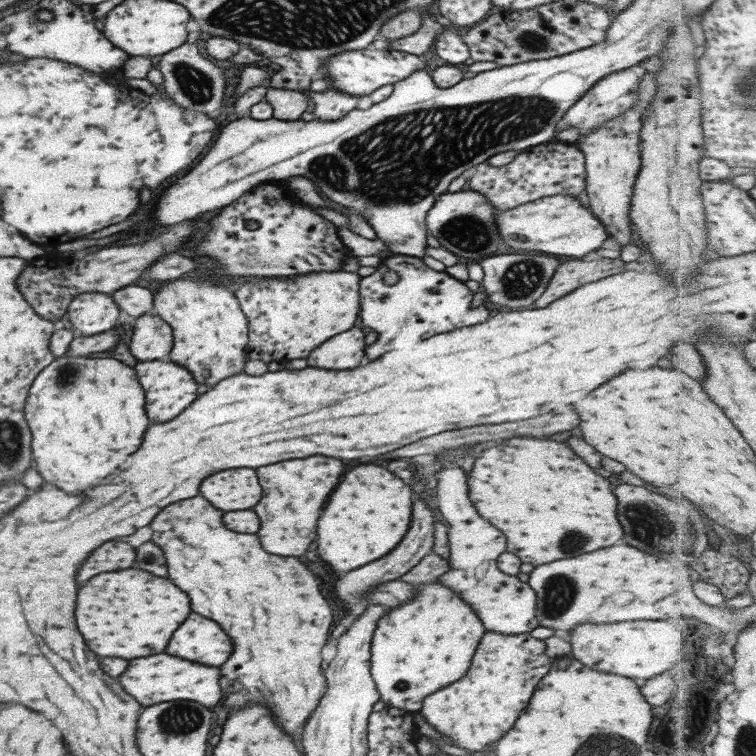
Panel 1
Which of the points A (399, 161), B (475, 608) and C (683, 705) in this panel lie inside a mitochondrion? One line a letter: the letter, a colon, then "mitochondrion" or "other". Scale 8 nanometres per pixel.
A: mitochondrion
B: other
C: other

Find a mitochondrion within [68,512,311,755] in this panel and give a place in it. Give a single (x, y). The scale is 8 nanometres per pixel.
(180, 719)

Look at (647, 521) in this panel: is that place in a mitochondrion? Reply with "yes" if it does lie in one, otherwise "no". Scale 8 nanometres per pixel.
yes

